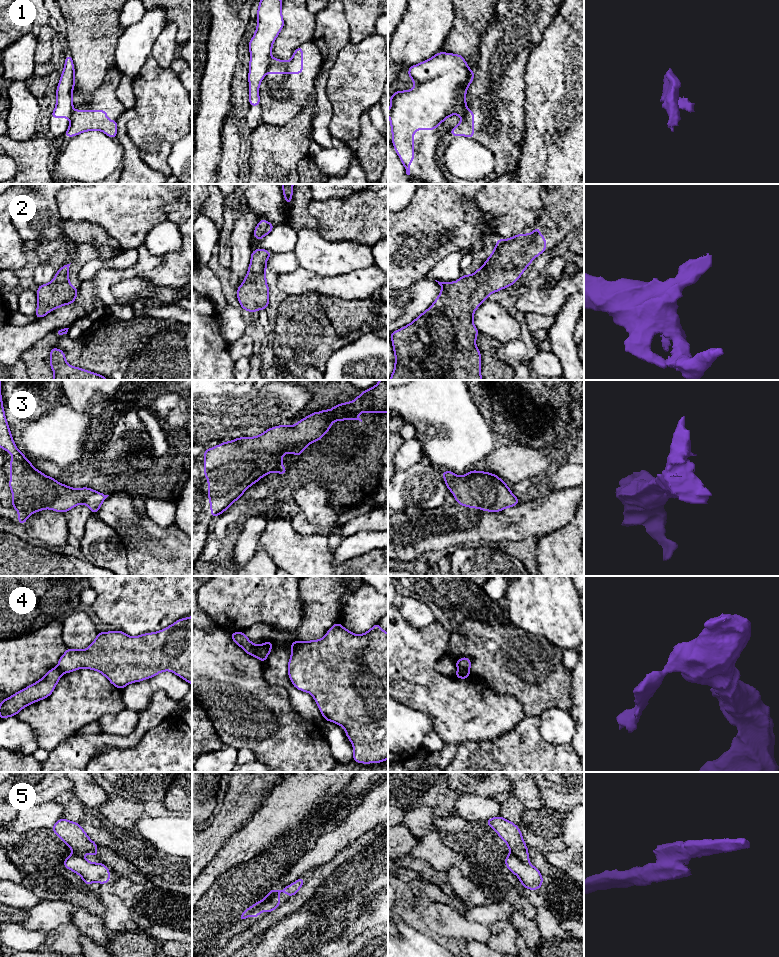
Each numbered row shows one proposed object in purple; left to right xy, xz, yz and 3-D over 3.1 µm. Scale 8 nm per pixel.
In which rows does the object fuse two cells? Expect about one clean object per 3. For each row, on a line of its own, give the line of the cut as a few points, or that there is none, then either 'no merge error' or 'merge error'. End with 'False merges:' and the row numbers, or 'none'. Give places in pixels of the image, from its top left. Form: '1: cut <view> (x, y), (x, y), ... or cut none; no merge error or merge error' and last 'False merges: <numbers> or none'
1: cut xz (273, 59), (266, 72); merge error
2: cut none; no merge error
3: cut none; no merge error
4: cut yz (458, 669), (468, 672); merge error
5: cut xz (261, 901), (249, 914); merge error
False merges: 1, 4, 5

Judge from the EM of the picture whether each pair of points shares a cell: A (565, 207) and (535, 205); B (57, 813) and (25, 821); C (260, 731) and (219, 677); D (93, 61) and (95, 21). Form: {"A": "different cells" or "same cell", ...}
{"A": "different cells", "B": "same cell", "C": "same cell", "D": "same cell"}

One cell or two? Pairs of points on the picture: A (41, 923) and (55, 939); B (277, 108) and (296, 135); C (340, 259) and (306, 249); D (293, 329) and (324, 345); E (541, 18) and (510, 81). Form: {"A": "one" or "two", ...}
{"A": "two", "B": "two", "C": "one", "D": "one", "E": "one"}

